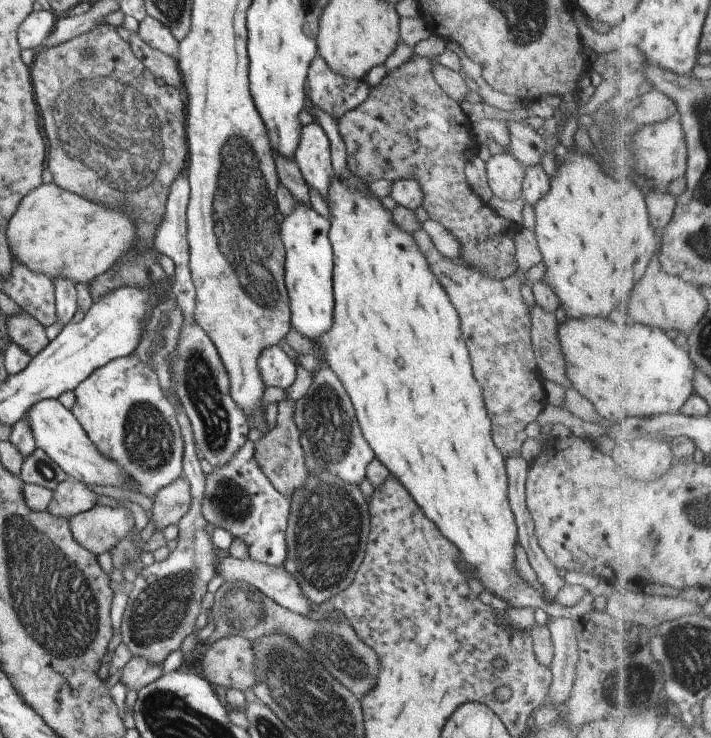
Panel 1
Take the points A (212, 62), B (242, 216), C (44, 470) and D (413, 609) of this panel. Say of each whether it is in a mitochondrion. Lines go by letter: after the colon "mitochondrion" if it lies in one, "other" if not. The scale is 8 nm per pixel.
A: other
B: mitochondrion
C: mitochondrion
D: other

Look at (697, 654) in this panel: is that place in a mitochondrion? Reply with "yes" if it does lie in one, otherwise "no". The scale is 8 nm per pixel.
yes

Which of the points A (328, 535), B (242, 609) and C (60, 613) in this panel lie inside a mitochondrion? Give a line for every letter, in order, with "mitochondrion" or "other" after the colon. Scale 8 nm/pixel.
A: mitochondrion
B: mitochondrion
C: mitochondrion

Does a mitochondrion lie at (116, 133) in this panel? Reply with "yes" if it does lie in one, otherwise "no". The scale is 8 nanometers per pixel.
yes

